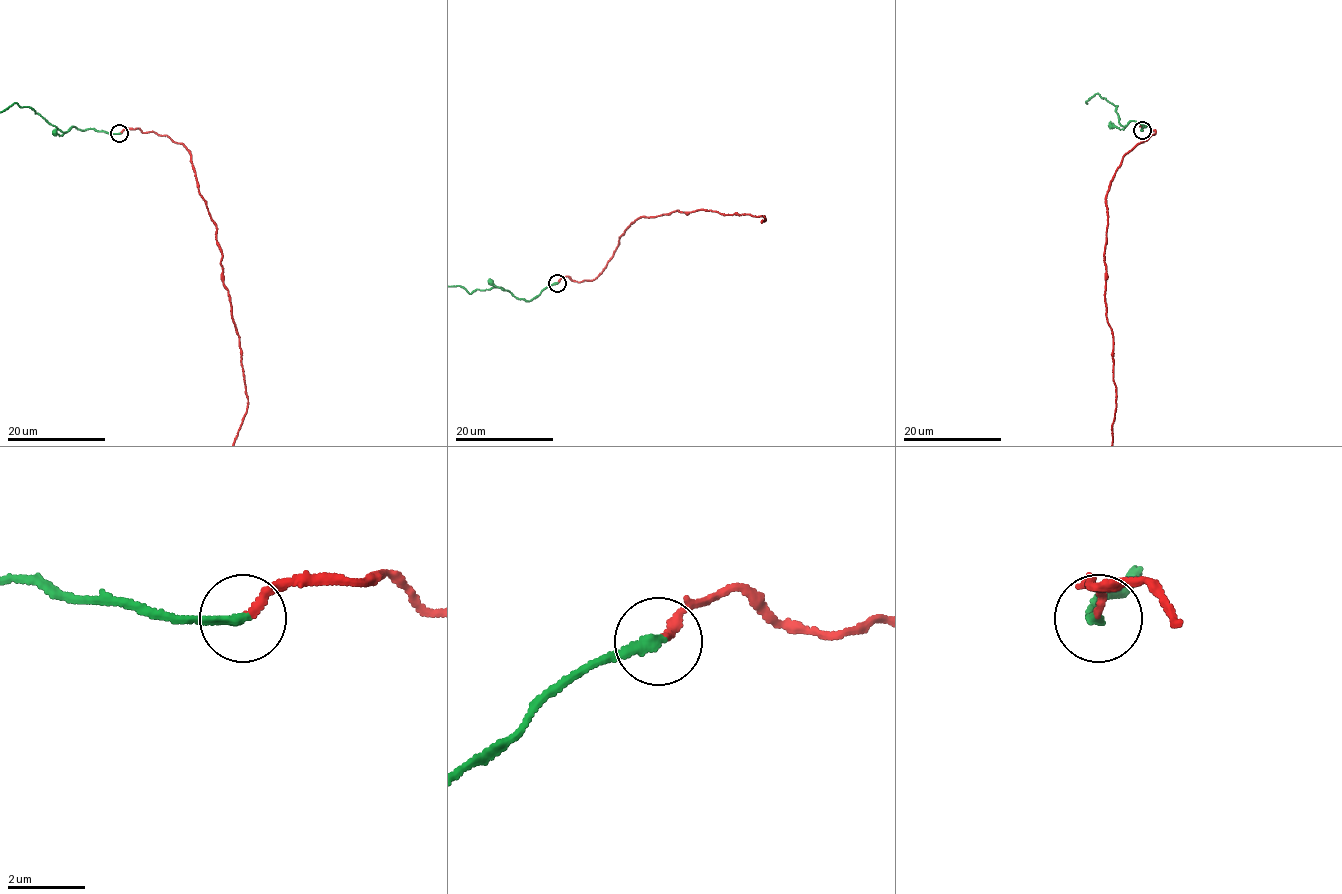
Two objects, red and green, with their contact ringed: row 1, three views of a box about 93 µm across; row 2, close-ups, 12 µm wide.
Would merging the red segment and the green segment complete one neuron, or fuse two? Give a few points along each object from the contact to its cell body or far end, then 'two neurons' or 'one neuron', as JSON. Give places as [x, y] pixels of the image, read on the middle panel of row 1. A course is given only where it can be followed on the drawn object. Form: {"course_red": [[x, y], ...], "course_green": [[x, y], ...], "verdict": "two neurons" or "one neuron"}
{"course_green": [[557, 283], [525, 301], [498, 288], [469, 292], [459, 286]], "verdict": "one neuron"}

